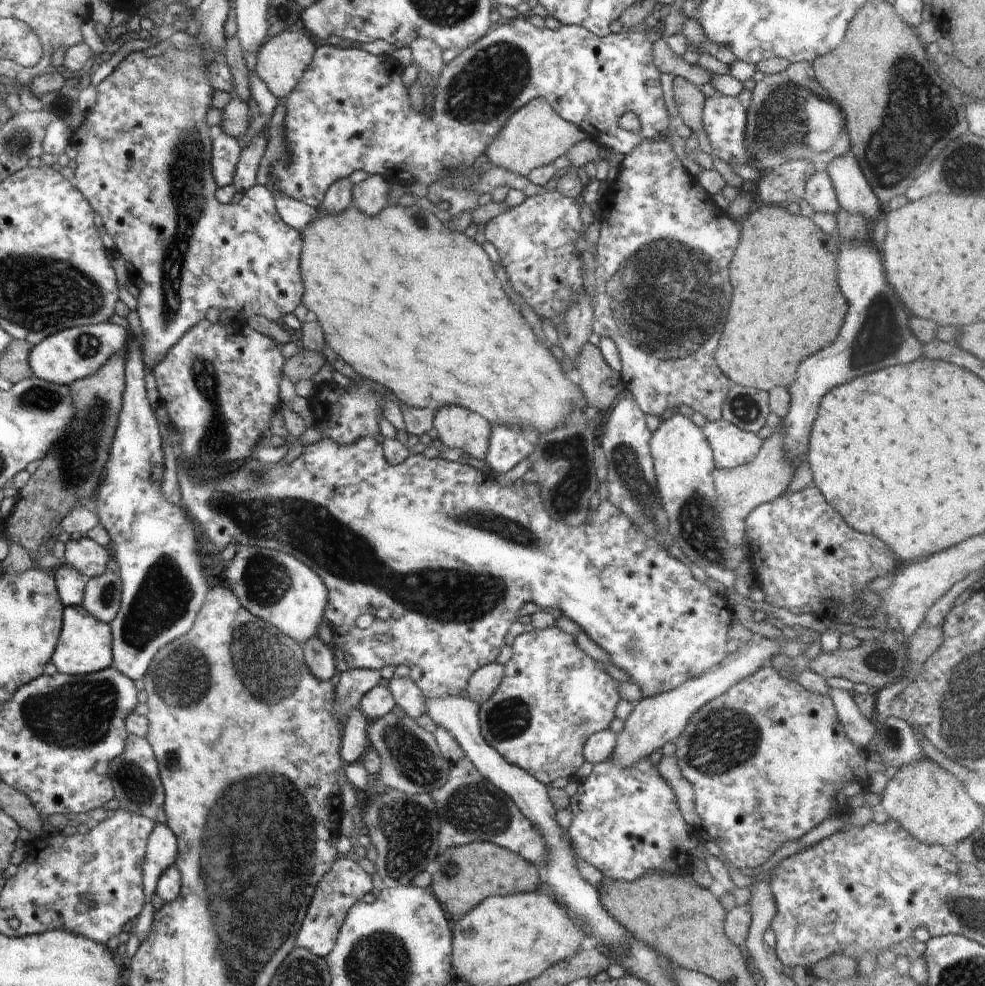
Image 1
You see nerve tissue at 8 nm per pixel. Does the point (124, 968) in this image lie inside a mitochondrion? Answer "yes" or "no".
no

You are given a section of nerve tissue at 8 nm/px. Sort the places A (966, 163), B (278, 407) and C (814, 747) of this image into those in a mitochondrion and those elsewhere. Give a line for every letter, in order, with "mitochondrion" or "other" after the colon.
A: mitochondrion
B: other
C: other

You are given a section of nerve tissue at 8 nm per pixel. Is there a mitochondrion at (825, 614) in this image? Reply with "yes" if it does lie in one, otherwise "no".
no

